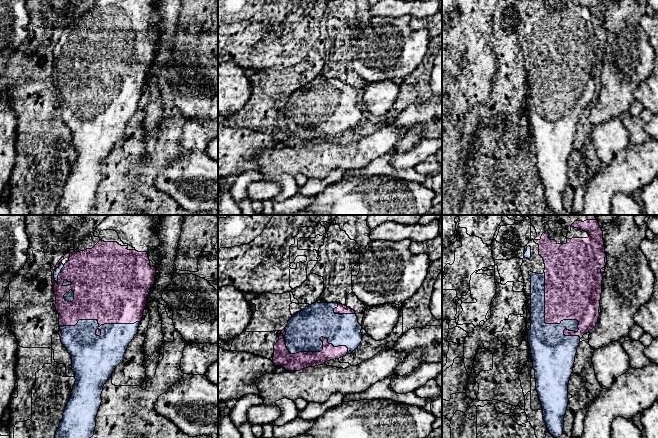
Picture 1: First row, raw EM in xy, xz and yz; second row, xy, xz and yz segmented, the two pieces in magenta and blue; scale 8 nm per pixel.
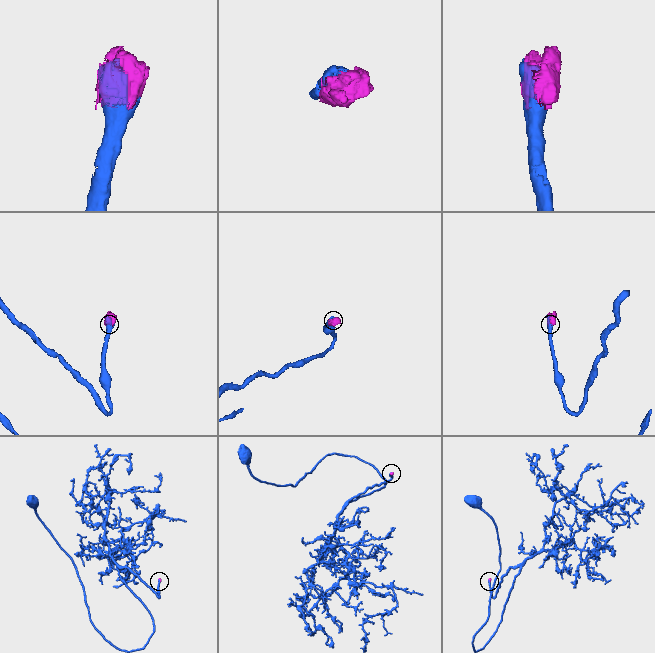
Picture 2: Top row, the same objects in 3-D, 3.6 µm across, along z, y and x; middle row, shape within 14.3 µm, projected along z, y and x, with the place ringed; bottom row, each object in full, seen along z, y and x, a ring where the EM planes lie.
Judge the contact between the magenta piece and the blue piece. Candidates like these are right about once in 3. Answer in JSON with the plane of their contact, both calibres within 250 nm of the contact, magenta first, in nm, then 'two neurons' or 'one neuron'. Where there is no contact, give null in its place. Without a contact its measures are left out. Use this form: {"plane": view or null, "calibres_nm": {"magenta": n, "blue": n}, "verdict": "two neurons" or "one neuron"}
{"plane": "yz", "calibres_nm": {"magenta": 400, "blue": 340}, "verdict": "one neuron"}

